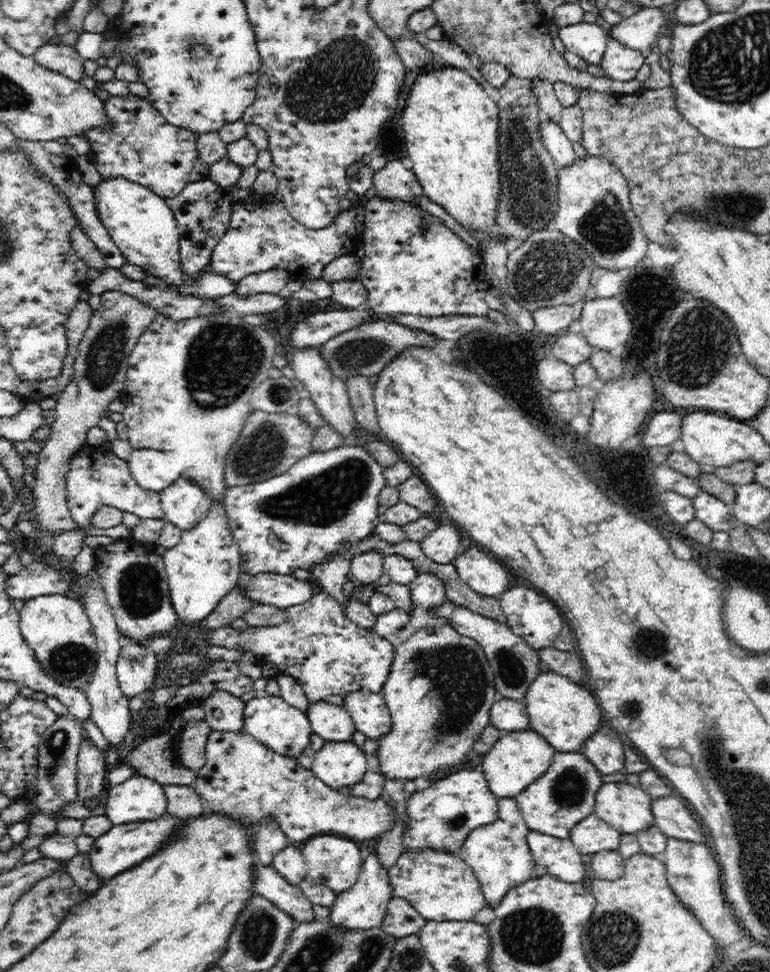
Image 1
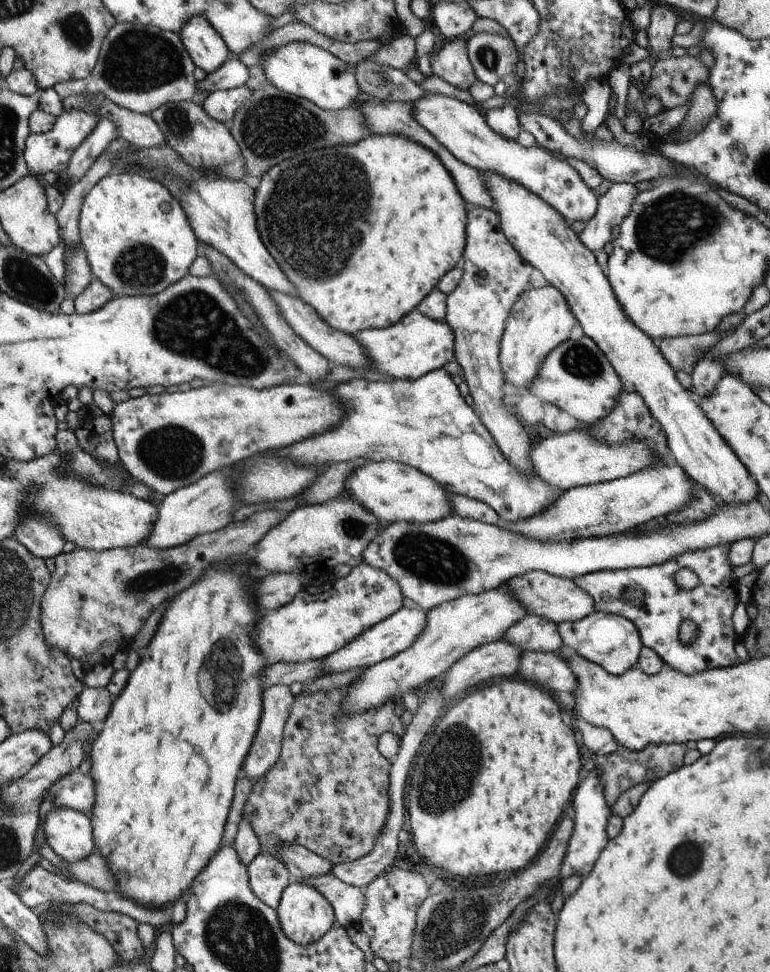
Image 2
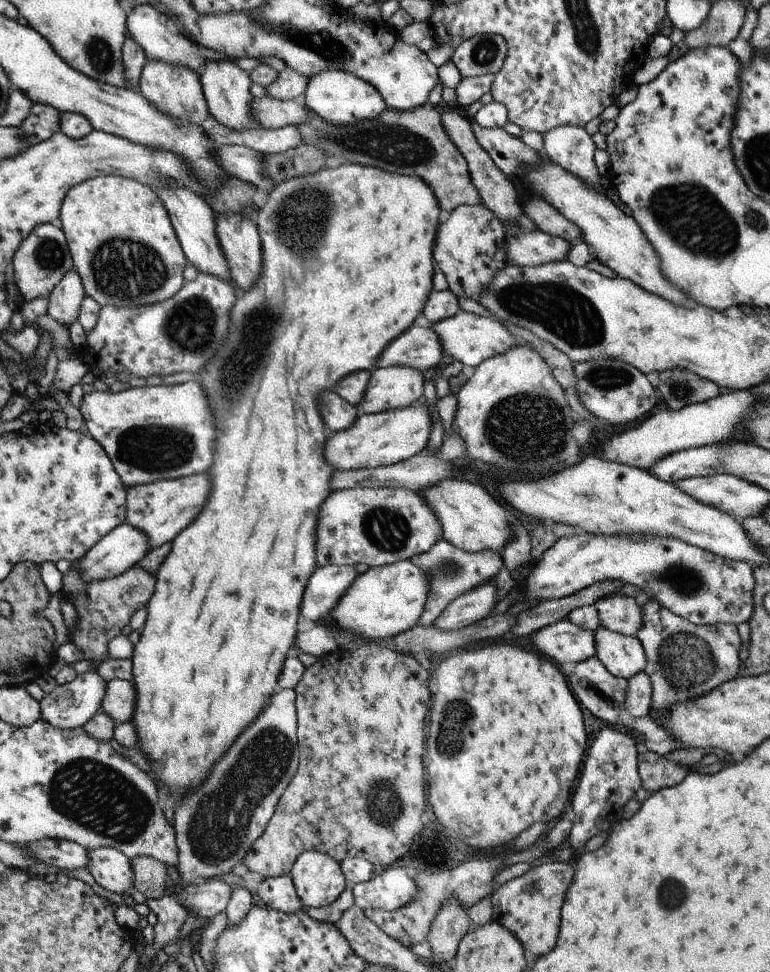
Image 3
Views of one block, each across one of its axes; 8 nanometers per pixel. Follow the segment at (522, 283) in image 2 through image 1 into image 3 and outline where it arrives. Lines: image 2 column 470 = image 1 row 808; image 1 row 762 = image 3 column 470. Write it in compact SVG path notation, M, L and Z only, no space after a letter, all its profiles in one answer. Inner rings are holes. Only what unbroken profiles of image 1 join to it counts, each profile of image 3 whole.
M482 203L460 205L450 214L443 216L437 230L433 259L436 267L444 273L449 289L457 299L478 300L498 271L504 270L508 264L514 265L507 257L505 240L503 222Z

